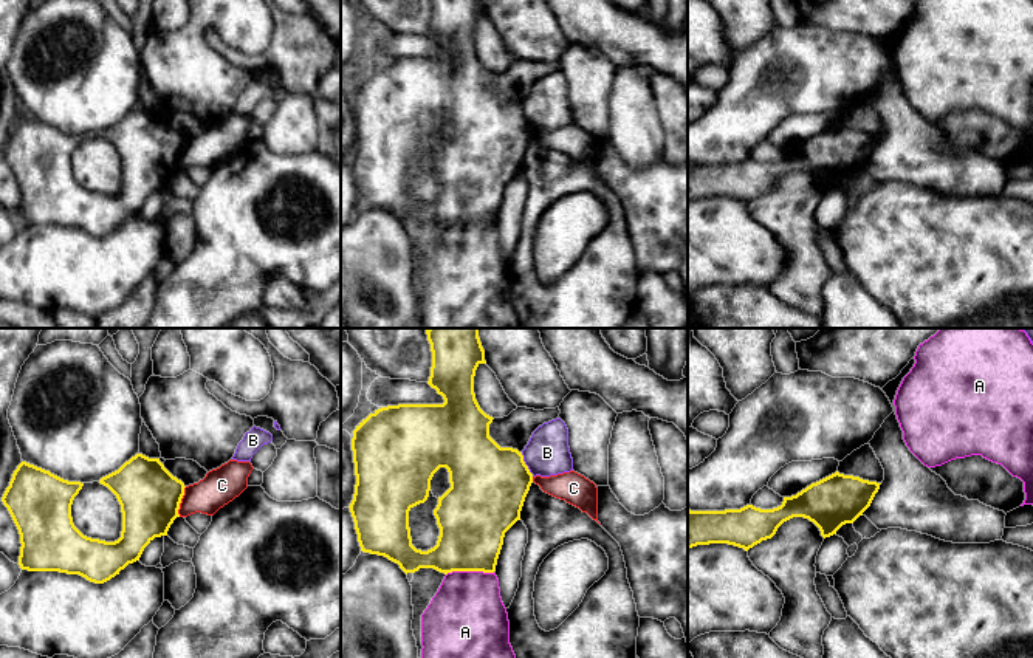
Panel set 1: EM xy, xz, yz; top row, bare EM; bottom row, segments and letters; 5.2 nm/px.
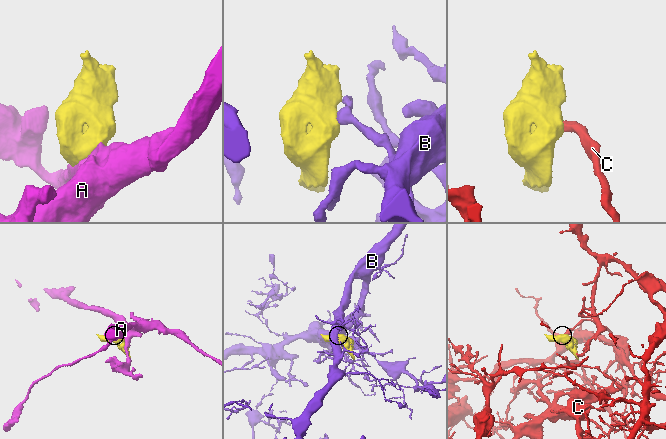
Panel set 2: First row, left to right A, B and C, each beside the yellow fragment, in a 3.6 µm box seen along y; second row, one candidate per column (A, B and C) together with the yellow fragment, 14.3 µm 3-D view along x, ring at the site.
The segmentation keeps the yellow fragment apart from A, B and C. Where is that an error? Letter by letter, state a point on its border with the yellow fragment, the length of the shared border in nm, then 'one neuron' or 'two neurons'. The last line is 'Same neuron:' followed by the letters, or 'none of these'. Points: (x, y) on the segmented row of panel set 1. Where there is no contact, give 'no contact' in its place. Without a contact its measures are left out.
A: xz (470, 570) | 240 nm | two neurons
B: xz (525, 465) | 140 nm | two neurons
C: xy (180, 502) | 170 nm | two neurons
Same neuron: none of these

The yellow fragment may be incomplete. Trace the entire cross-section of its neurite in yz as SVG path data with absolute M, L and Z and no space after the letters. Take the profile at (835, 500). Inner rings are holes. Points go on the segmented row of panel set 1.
M836 471L796 495L784 497L782 505L773 509L753 505L725 511L688 509L688 548L728 543L748 551L762 540L771 539L777 528L793 517L808 519L825 539L863 516L880 485Z

